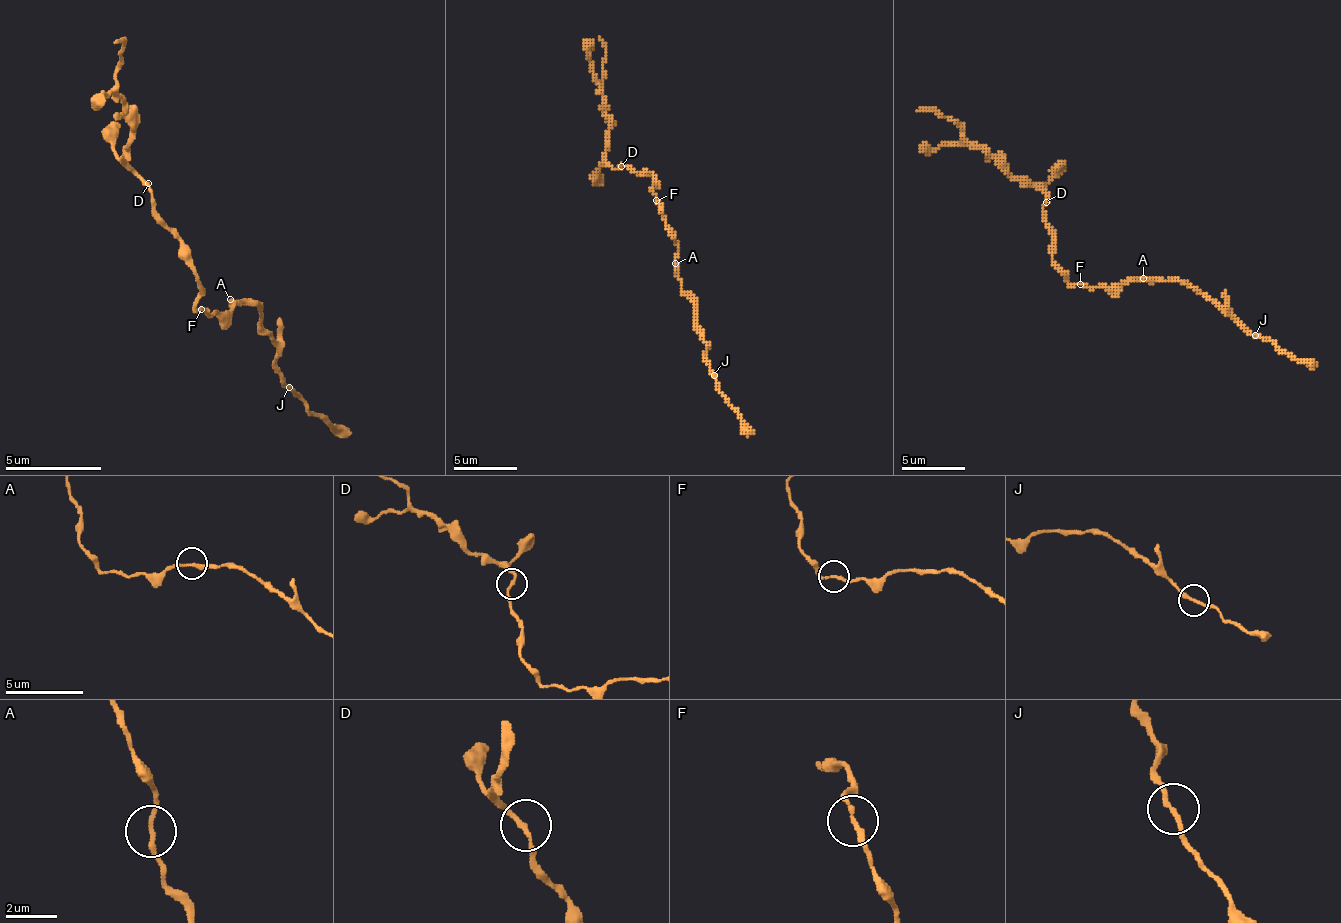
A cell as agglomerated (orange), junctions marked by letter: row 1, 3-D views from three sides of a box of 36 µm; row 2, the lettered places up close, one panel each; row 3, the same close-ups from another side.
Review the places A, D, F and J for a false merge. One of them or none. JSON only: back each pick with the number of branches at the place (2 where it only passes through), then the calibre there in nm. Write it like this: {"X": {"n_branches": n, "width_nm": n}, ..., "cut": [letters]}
{"cut": []}

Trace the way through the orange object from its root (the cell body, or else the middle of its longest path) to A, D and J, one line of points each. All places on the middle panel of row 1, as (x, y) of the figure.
A: (659, 200), (666, 229), (678, 248), (675, 263)
D: (659, 200), (653, 191), (656, 178), (650, 172), (637, 172), (625, 163), (621, 166)
J: (659, 200), (666, 229), (678, 248), (675, 276), (694, 304), (694, 326), (707, 342), (713, 374)

